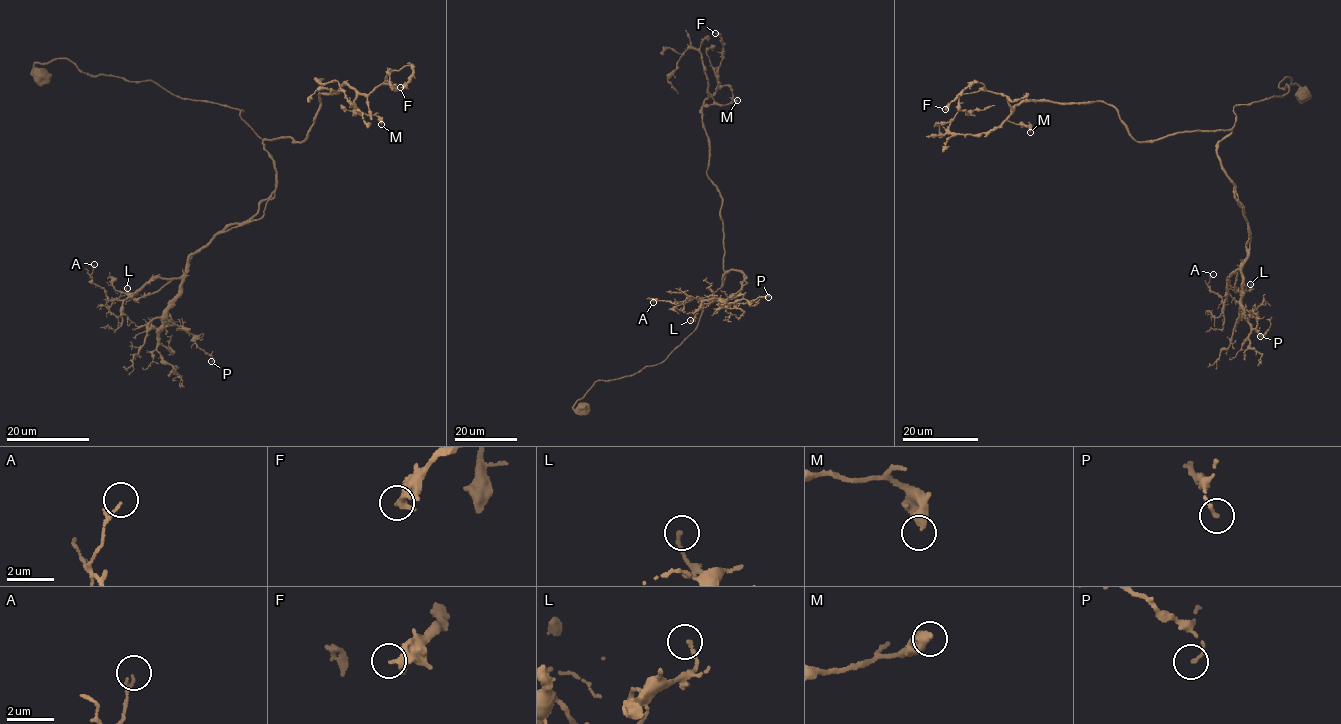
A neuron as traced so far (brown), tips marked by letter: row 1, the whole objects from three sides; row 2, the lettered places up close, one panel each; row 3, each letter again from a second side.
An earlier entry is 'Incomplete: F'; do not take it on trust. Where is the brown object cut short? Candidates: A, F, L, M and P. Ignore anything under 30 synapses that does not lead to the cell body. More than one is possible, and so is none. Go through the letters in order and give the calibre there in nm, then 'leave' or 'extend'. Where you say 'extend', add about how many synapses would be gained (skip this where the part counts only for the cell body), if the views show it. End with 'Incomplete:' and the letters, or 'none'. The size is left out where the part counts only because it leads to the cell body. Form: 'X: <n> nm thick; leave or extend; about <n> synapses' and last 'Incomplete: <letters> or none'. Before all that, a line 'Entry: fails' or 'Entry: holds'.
Entry: fails
A: 110 nm thick; leave
F: 320 nm thick; leave
L: 160 nm thick; leave
M: 420 nm thick; leave
P: 130 nm thick; leave
Incomplete: none

